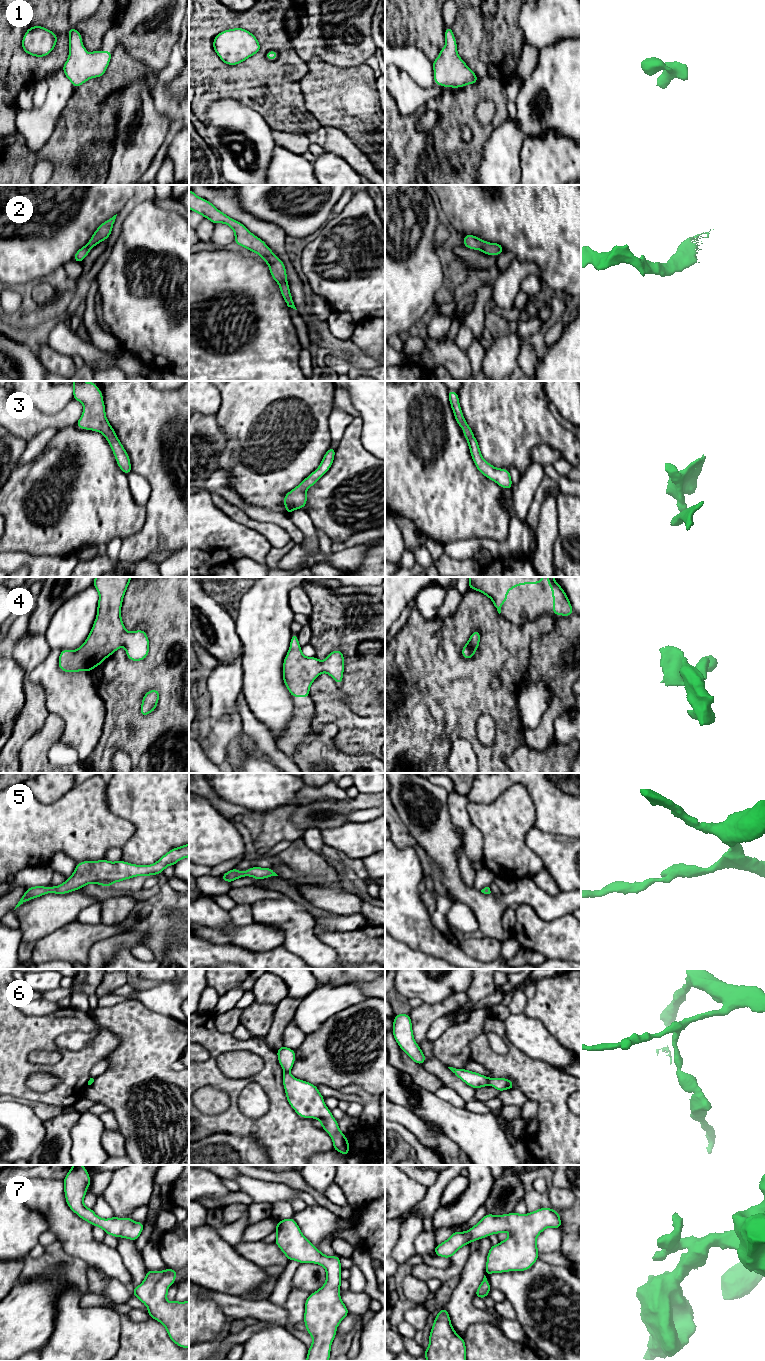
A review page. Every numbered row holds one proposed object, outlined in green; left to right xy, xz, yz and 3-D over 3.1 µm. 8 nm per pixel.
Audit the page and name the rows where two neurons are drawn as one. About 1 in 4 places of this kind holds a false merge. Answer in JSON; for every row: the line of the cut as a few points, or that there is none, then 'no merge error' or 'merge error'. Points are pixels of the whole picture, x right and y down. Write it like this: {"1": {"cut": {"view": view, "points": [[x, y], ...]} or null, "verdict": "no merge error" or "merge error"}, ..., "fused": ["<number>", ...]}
{"1": {"cut": null, "verdict": "no merge error"}, "2": {"cut": null, "verdict": "no merge error"}, "3": {"cut": null, "verdict": "no merge error"}, "4": {"cut": null, "verdict": "no merge error"}, "5": {"cut": null, "verdict": "no merge error"}, "6": {"cut": {"view": "yz", "points": [[487, 1078], [488, 1084]]}, "verdict": "merge error"}, "7": {"cut": null, "verdict": "no merge error"}, "fused": ["6"]}

